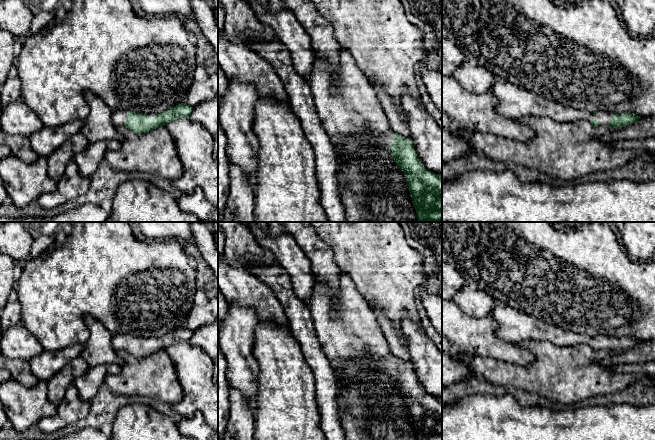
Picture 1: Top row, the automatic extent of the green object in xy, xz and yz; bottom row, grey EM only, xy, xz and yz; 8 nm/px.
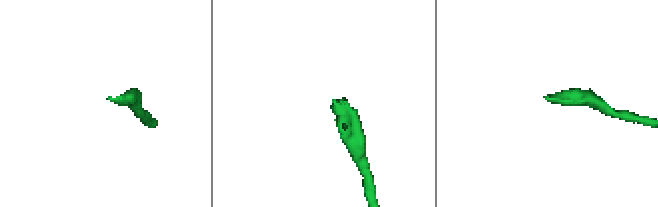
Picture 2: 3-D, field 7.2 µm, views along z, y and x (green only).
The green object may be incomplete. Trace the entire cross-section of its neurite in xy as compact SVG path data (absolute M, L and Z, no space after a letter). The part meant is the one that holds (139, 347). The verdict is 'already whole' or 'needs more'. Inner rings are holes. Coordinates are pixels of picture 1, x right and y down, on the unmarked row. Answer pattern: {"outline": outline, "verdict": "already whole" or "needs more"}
{"outline": "M181 327L155 339L153 342L150 342L147 338L131 335L115 335L112 338L112 346L116 351L125 350L131 355L141 358L165 350L176 343L188 342L192 333L189 329Z", "verdict": "needs more"}

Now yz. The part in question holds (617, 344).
{"outline": "M497 304L491 318L496 322L497 336L509 343L548 341L559 346L589 345L594 351L623 351L637 345L640 340L630 337L611 338L604 334L588 336L546 324L510 306Z", "verdict": "needs more"}

